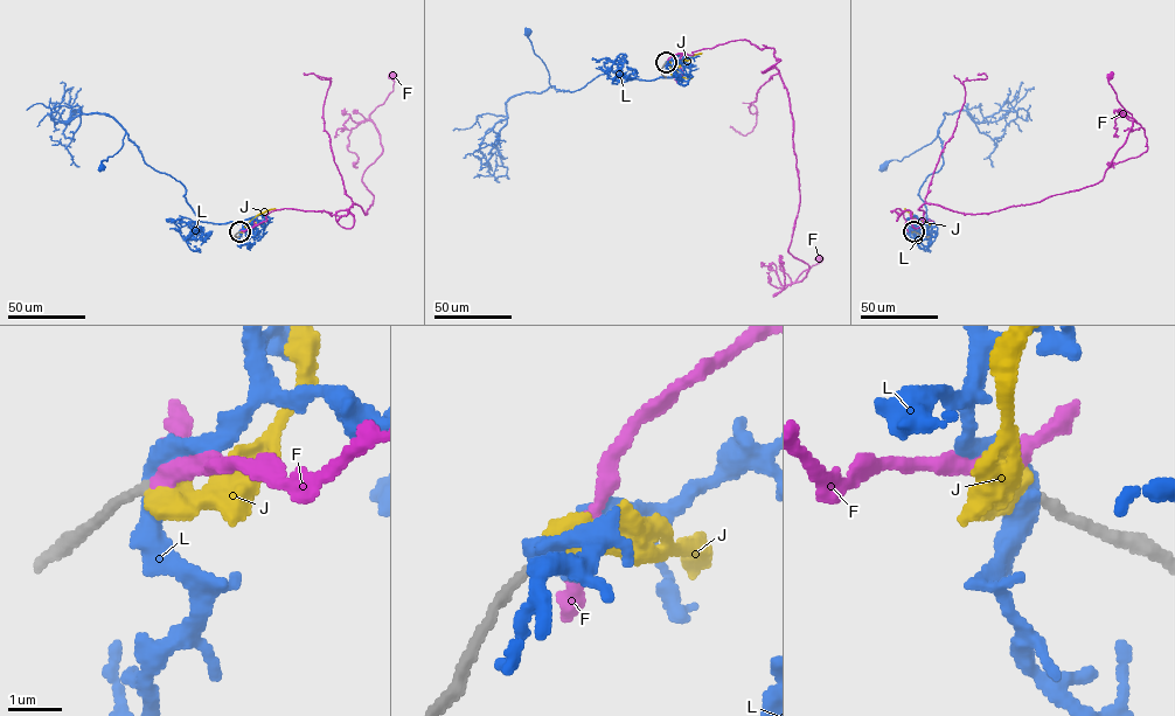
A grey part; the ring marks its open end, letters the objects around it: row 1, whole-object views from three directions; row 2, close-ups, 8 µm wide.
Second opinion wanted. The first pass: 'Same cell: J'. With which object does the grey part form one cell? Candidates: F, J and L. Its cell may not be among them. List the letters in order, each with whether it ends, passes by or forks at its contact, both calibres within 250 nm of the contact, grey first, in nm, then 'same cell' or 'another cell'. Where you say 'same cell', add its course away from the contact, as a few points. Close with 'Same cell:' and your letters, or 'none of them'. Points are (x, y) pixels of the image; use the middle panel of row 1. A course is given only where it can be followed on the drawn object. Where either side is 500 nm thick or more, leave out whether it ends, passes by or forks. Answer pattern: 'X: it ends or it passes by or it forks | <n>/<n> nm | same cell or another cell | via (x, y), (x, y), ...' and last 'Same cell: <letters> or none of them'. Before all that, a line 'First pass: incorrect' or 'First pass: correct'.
First pass: incorrect
F: it passes by | 170/320 nm | same cell | via (666, 62), (773, 48), (762, 73), (786, 89), (800, 194), (788, 251), (808, 265), (795, 280), (820, 259)
J: it ends | 170/480 nm | another cell
L: it passes by | 170/380 nm | another cell
Same cell: F

